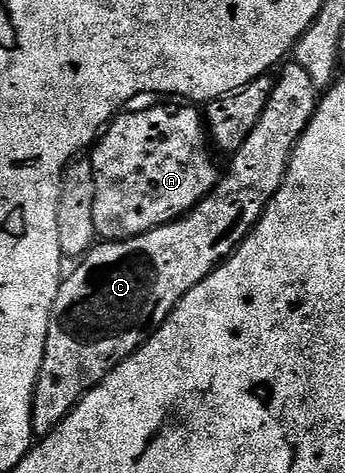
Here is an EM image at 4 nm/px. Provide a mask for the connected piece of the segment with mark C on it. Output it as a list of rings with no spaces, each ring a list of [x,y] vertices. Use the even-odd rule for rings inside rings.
[[[287,61],[274,78],[272,96],[268,96],[268,108],[264,108],[264,116],[260,116],[248,140],[244,140],[244,144],[234,151],[229,159],[230,167],[227,170],[225,167],[208,197],[200,200],[200,204],[175,222],[119,242],[99,241],[75,265],[79,266],[63,277],[50,313],[44,360],[40,364],[34,389],[32,428],[35,435],[51,434],[62,423],[64,416],[70,414],[72,407],[94,386],[100,385],[129,354],[137,352],[152,331],[168,320],[176,304],[180,304],[180,300],[184,300],[184,296],[192,292],[196,284],[200,284],[216,267],[222,265],[250,235],[250,229],[261,220],[266,205],[282,187],[292,152],[316,112],[319,97],[320,89],[312,82],[308,72],[296,61]]]

